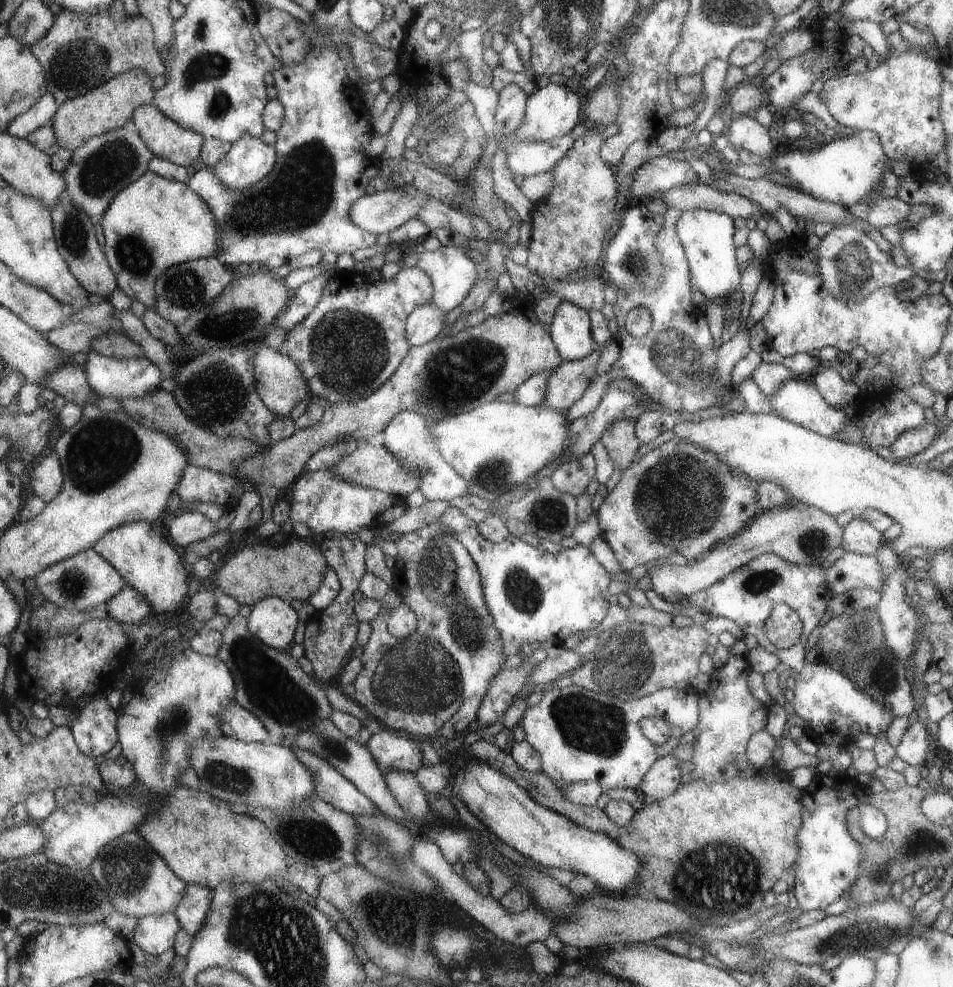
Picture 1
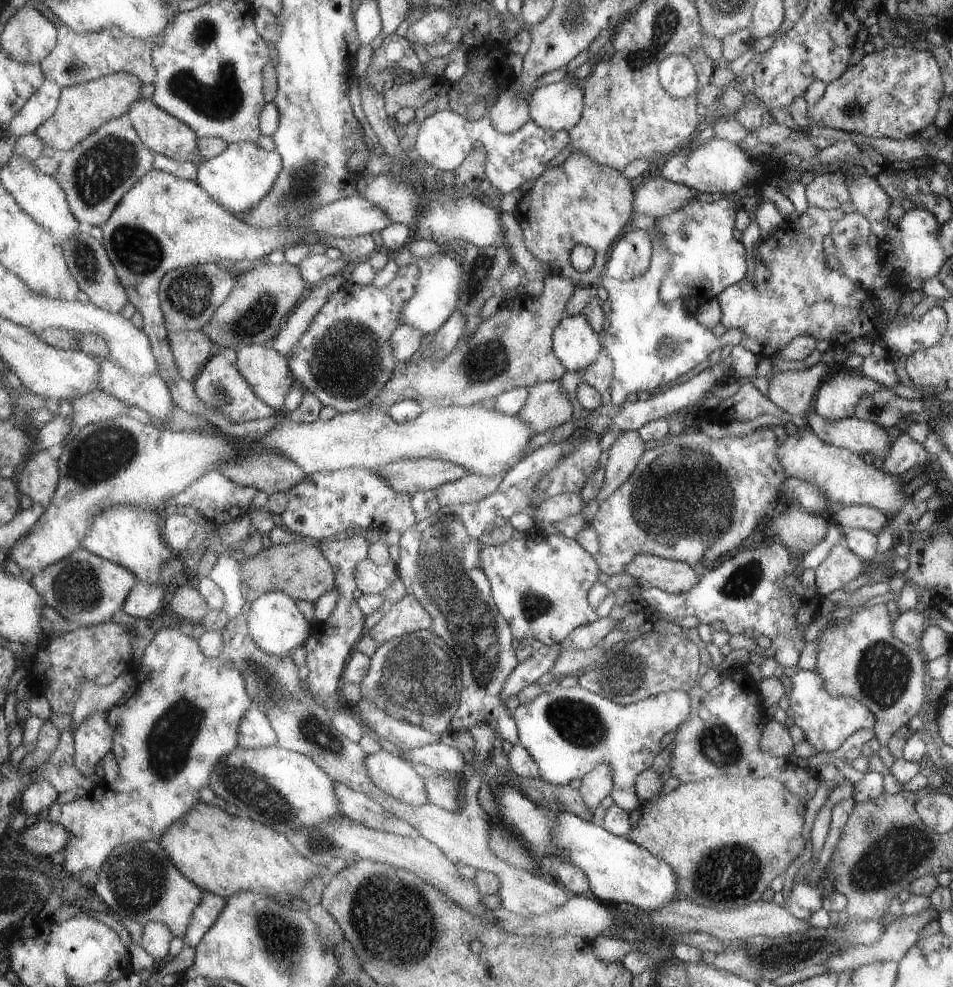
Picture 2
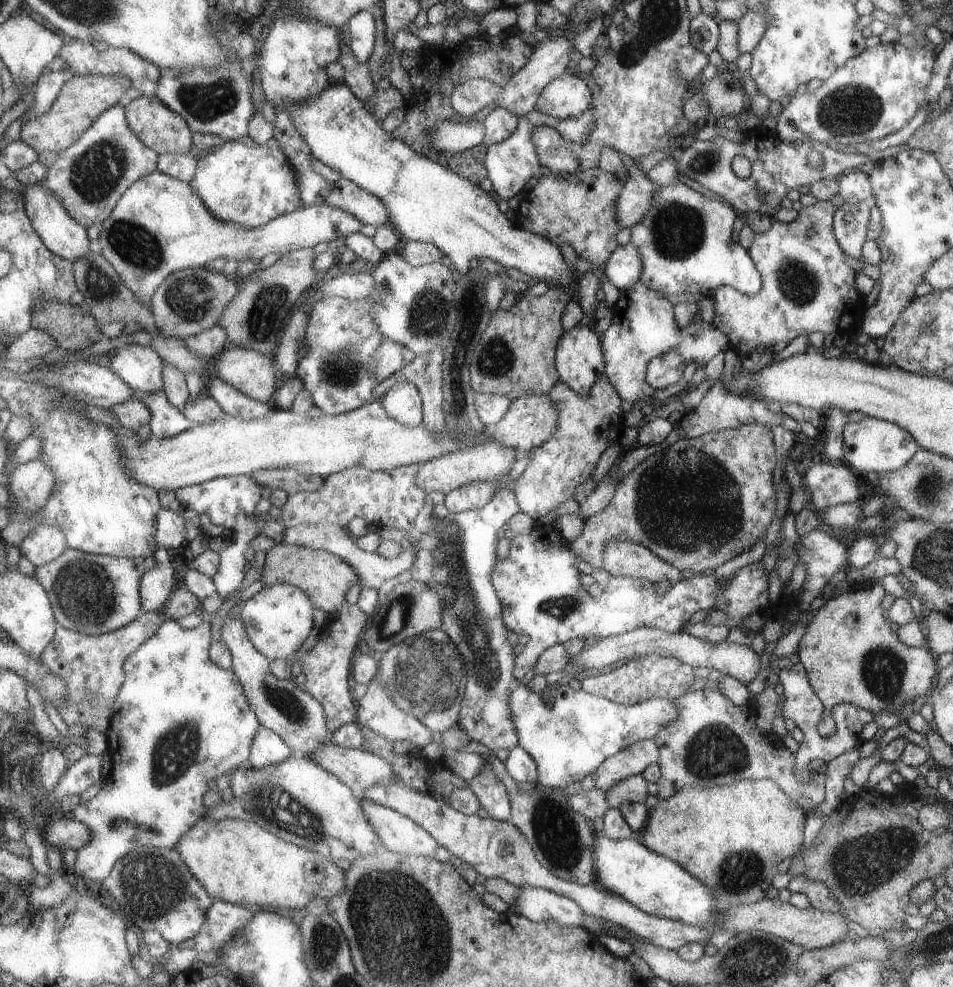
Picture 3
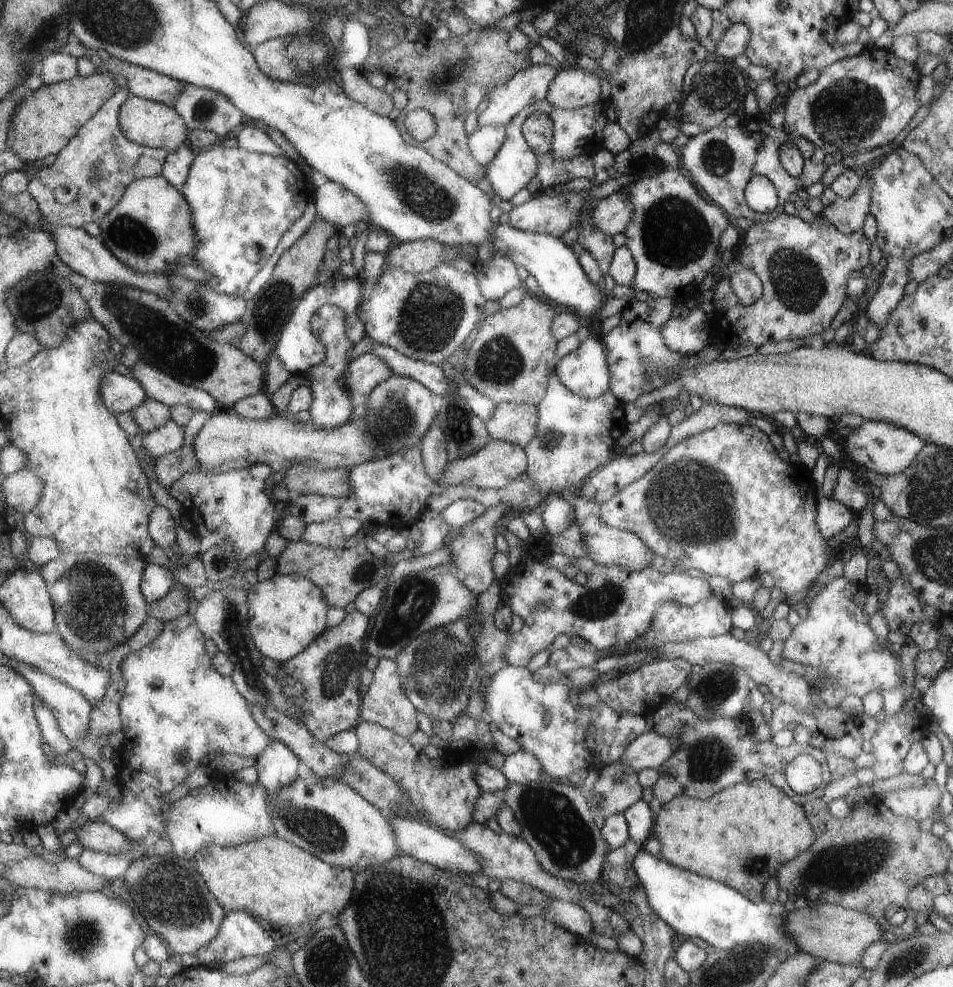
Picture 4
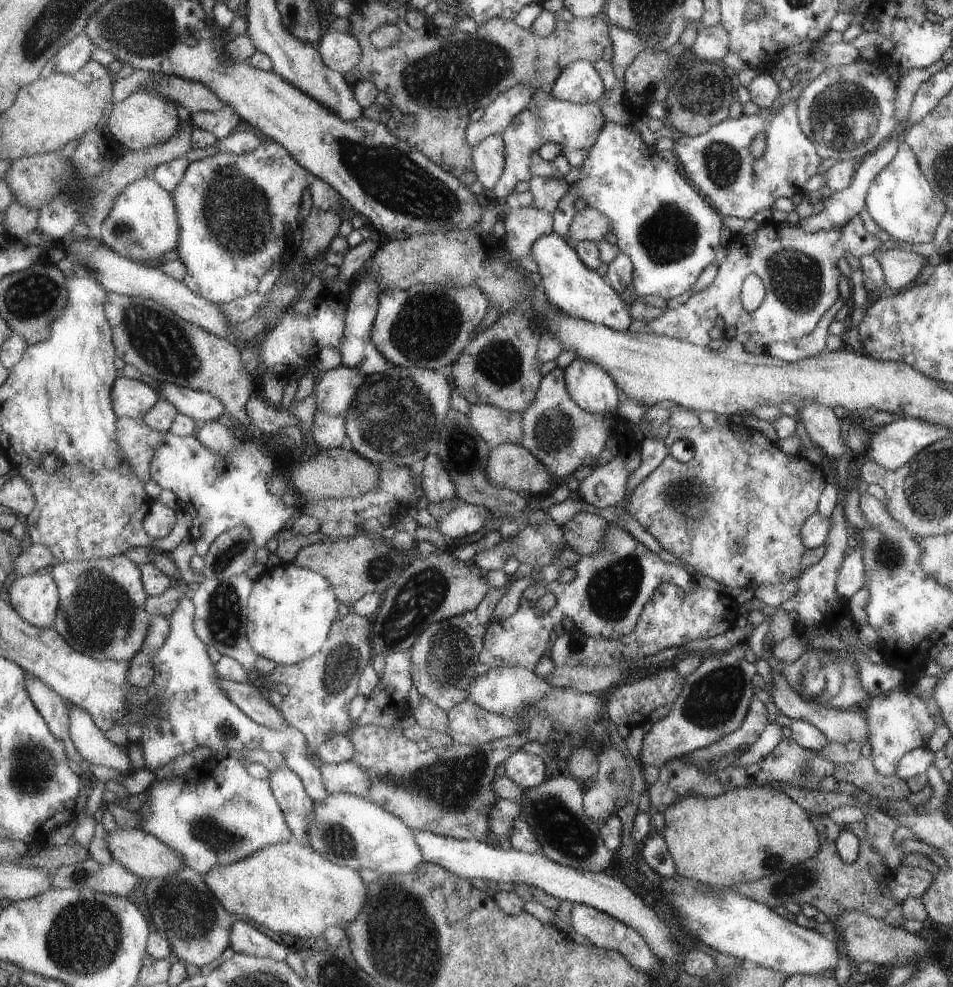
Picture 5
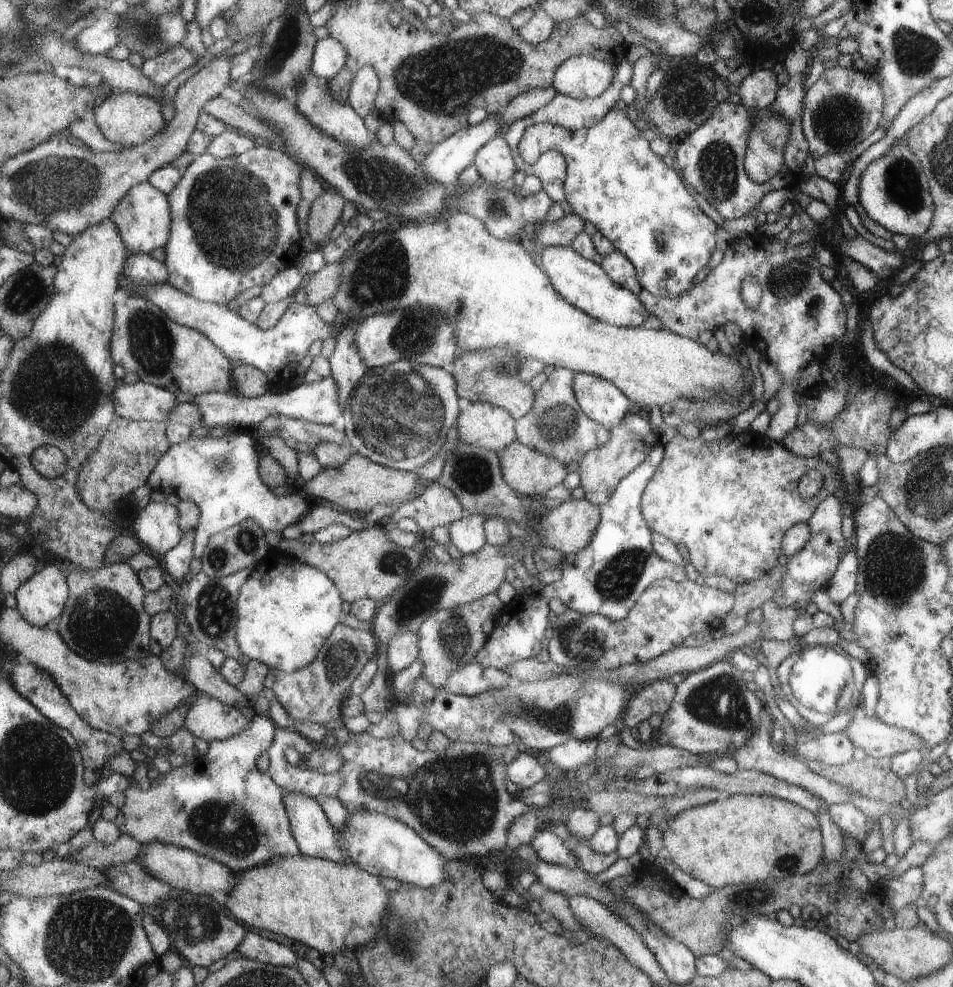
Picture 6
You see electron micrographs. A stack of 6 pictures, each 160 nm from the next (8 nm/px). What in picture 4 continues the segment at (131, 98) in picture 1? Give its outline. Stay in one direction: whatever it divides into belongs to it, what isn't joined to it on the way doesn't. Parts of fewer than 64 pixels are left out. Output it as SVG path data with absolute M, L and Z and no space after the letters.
M96 71L87 77L77 75L66 81L42 85L33 93L28 92L11 122L6 149L19 154L26 163L49 154L58 155L118 89L111 72Z

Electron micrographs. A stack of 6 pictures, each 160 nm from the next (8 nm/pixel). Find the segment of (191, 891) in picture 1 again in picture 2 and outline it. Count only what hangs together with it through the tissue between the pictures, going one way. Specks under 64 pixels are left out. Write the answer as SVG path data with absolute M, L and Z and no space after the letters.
M204 891L202 901L199 906L196 906L191 917L183 942L195 948L208 933L208 930L217 922L218 916L222 914L226 904L225 897Z

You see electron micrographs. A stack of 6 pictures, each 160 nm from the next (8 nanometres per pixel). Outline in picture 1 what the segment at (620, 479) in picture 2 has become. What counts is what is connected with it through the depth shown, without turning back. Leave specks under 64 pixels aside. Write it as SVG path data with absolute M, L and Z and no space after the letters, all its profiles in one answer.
M630 418L614 420L600 440L621 472L635 462L642 443L636 433L636 420Z

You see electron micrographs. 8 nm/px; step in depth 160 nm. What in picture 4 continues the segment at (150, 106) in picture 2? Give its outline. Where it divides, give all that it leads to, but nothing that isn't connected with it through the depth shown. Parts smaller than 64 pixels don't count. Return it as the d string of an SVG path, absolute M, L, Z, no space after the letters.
M130 95L126 104L120 110L120 125L123 132L134 143L139 143L153 148L164 148L168 151L176 151L181 145L186 144L190 129L183 120L182 115L170 107L167 103L144 99Z

